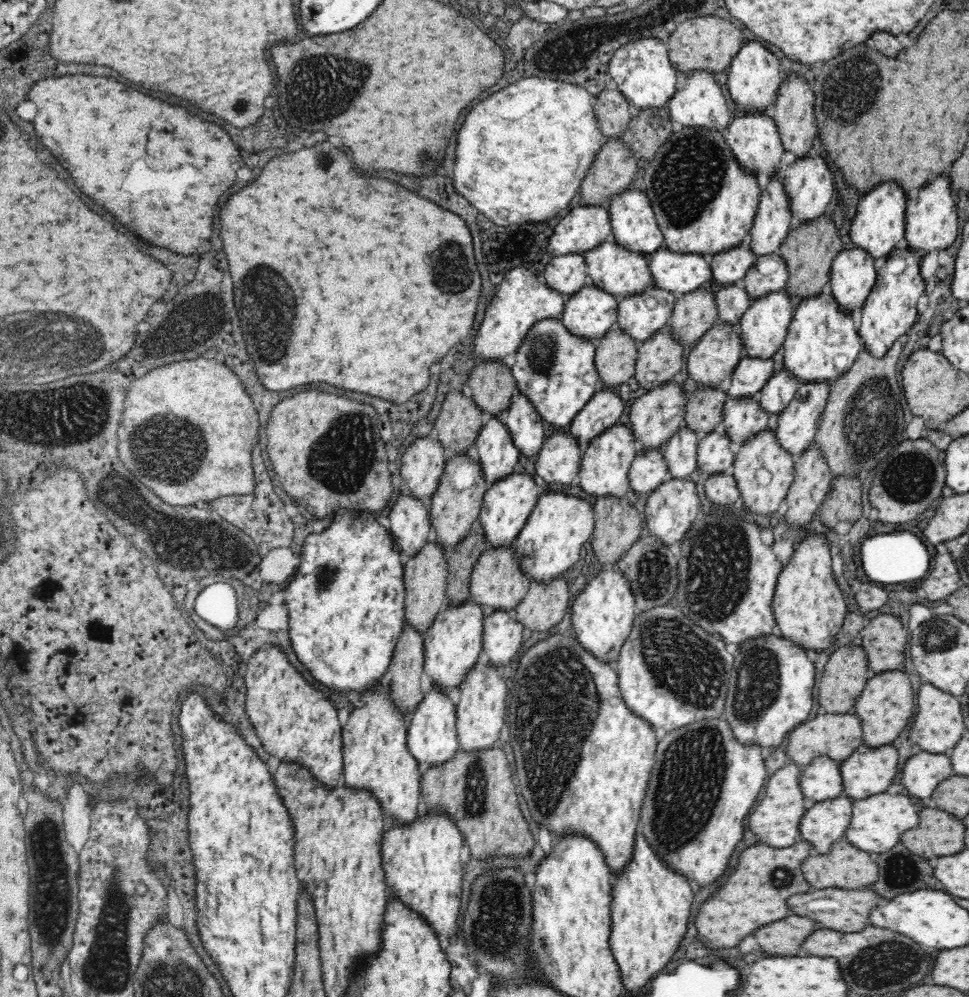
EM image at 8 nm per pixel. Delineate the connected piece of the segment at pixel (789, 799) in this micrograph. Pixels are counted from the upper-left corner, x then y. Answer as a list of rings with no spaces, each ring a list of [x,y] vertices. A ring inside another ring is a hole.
[[[794,762],[774,771],[768,779],[766,789],[762,793],[760,802],[746,817],[748,830],[754,832],[760,842],[773,848],[789,848],[801,840],[800,823],[806,814],[810,803],[804,798],[801,789],[802,767]]]

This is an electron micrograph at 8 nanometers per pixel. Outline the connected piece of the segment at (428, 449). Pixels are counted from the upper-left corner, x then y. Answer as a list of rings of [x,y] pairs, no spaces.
[[[420,438],[412,442],[402,456],[399,472],[407,493],[428,505],[444,472],[446,459],[443,452],[438,440]]]

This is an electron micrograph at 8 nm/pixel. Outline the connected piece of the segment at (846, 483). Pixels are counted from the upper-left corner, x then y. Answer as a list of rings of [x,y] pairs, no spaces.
[[[836,477],[824,499],[820,520],[829,529],[839,522],[848,522],[853,526],[863,515],[861,503],[862,481],[854,477]]]

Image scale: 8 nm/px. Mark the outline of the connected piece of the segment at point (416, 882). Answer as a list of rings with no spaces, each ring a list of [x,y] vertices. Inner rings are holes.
[[[444,813],[426,814],[424,819],[415,820],[409,825],[393,825],[389,832],[383,834],[381,862],[385,873],[385,883],[389,896],[417,913],[420,919],[428,923],[436,937],[444,936],[448,942],[459,938],[462,882],[464,866],[460,858],[464,841],[458,827]]]

